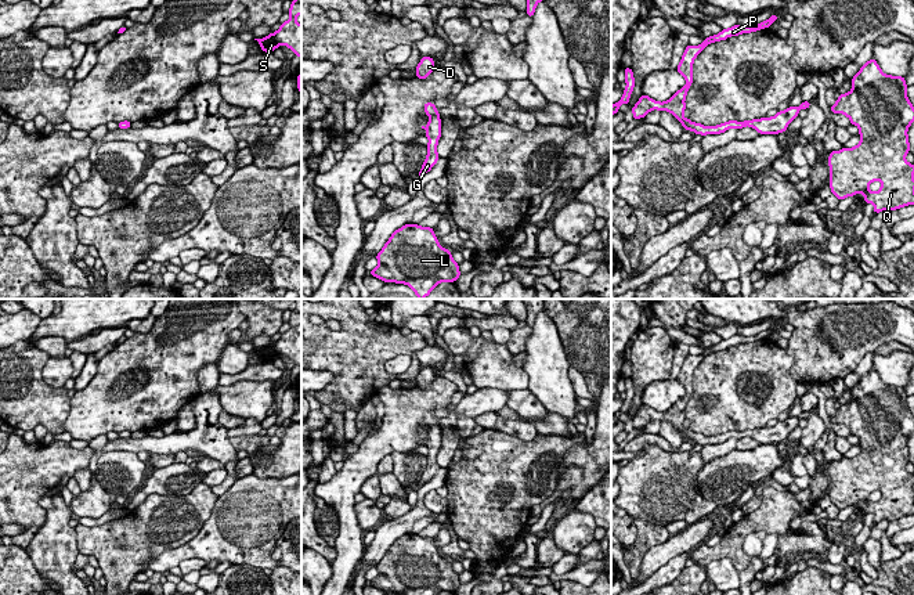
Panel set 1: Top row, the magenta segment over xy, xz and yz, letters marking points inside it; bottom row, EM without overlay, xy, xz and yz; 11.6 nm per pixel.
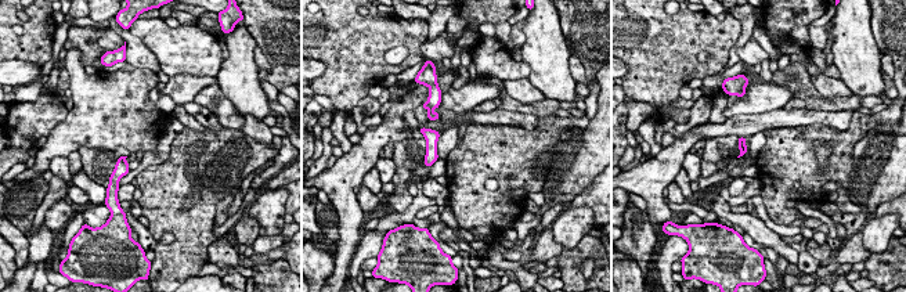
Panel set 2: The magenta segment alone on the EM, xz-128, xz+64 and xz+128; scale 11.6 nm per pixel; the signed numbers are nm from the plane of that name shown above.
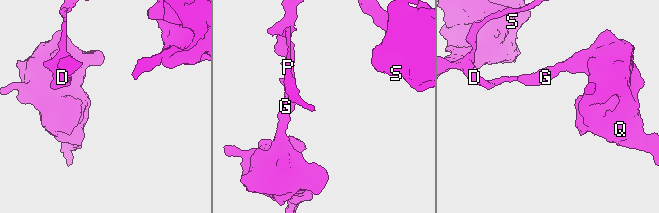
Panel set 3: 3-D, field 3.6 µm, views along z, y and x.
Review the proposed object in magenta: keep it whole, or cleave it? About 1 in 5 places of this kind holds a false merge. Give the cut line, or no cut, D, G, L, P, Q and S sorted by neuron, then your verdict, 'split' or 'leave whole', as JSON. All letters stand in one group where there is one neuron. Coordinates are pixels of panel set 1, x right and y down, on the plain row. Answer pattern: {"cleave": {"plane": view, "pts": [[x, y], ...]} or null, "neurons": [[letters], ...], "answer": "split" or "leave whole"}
{"cleave": null, "neurons": [["D", "G", "L", "P", "Q", "S"]], "answer": "leave whole"}

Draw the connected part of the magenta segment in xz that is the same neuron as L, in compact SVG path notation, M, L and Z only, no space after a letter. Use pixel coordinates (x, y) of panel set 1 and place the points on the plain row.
M405 534L395 540L376 565L379 574L371 585L384 592L438 595L460 587L459 574L444 559L431 537Z

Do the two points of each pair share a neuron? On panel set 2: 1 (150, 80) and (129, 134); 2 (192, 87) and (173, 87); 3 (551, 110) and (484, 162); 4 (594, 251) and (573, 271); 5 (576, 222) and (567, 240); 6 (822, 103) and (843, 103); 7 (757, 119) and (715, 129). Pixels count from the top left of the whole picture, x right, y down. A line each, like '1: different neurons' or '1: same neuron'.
1: same neuron
2: same neuron
3: different neurons
4: same neuron
5: same neuron
6: same neuron
7: same neuron

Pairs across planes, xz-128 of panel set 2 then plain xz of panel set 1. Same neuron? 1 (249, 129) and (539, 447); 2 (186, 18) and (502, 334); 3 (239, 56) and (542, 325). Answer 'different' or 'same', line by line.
1: different
2: same
3: same

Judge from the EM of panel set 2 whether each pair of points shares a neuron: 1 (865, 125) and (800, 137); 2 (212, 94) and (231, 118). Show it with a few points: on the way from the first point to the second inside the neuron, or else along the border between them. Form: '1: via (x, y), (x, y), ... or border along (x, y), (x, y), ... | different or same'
1: via (848, 134), (816, 134) | same
2: via (215, 100), (226, 112) | same

